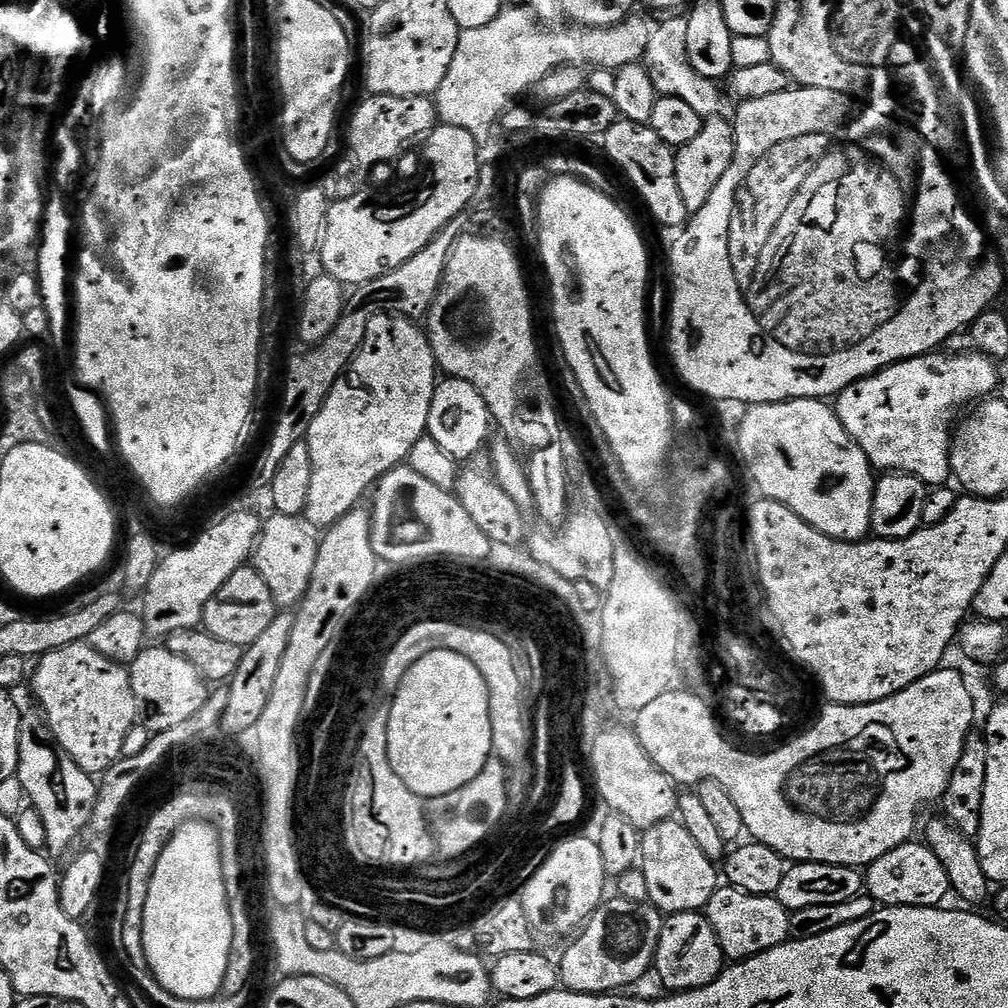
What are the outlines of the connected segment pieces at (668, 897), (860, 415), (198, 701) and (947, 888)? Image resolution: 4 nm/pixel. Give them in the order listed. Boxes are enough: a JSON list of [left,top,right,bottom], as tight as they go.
[[640,819,718,913],[834,350,1000,486],[130,646,210,734],[866,842,952,908]]

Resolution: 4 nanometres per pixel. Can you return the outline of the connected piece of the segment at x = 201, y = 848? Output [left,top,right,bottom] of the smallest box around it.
[144,822,232,1000]

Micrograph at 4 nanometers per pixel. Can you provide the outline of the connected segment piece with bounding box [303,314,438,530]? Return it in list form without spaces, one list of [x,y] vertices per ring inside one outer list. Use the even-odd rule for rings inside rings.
[[[373,314],[370,318],[370,326],[366,338],[360,347],[360,353],[354,357],[352,363],[344,369],[344,372],[338,378],[338,382],[330,390],[322,410],[318,410],[318,418],[310,422],[310,430],[306,433],[306,443],[310,450],[310,498],[306,498],[306,510],[303,519],[316,530],[327,530],[333,524],[339,522],[351,508],[357,507],[364,495],[369,495],[370,489],[379,481],[381,476],[385,476],[391,468],[401,467],[407,461],[408,456],[414,450],[414,446],[419,440],[425,439],[427,433],[427,418],[430,413],[431,398],[434,396],[435,388],[438,383],[438,369],[434,350],[428,341],[427,331],[423,327],[416,325],[415,319],[399,314]]]

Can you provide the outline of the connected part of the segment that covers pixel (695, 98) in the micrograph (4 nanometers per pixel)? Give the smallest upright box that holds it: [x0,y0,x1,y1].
[642,14,737,121]

